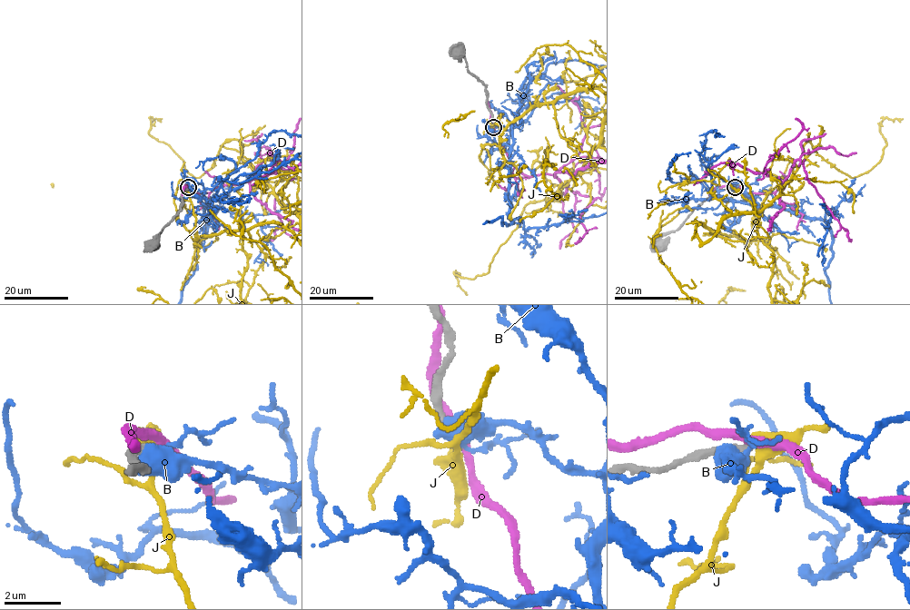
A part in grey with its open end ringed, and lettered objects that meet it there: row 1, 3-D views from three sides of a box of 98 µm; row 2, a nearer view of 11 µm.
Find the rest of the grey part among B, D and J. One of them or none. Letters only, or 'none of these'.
none of these

